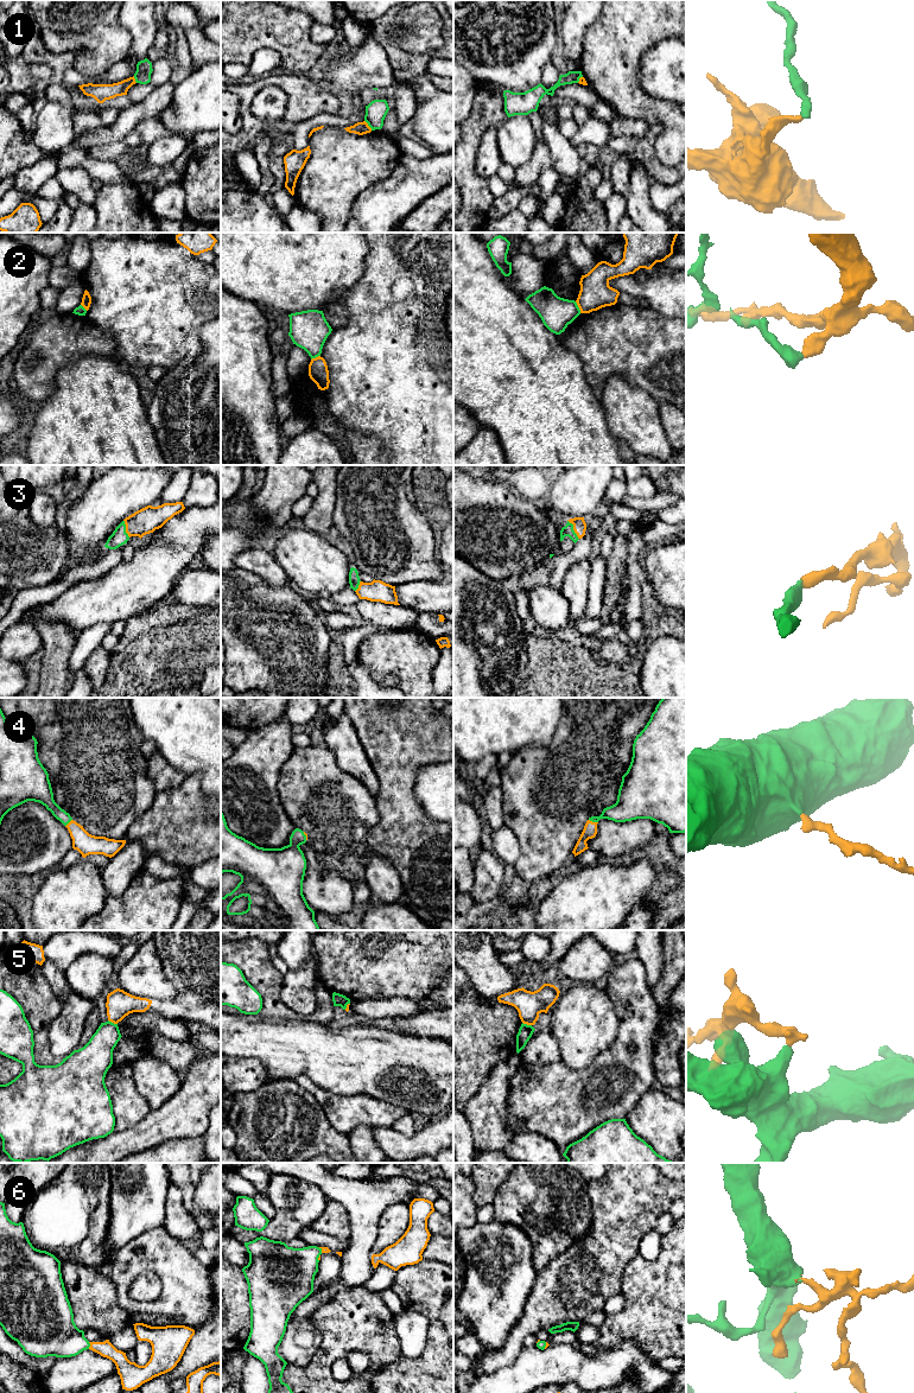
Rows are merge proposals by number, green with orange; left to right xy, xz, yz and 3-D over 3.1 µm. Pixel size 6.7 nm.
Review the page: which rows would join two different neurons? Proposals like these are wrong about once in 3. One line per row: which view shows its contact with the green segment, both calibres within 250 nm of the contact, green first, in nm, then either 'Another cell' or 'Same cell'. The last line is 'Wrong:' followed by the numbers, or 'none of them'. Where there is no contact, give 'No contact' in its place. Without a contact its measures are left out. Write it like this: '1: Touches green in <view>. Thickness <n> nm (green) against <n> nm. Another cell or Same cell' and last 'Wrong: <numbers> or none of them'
1: Touches green in xz. Thickness 140 nm (green) against 90 nm. Another cell
2: Touches green in yz. Thickness 220 nm (green) against 220 nm. Another cell
3: Touches green in yz. Thickness 80 nm (green) against 90 nm. Same cell
4: Touches green in yz. Thickness 170 nm (green) against 100 nm. Same cell
5: Touches green in xy. Thickness 220 nm (green) against 180 nm. Another cell
6: Touches green in xy. Thickness 300 nm (green) against 110 nm. Same cell
Wrong: 1, 2, 5

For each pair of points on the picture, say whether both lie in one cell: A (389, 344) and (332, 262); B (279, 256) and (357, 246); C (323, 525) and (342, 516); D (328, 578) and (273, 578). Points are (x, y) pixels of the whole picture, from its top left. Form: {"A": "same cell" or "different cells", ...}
{"A": "different cells", "B": "same cell", "C": "different cells", "D": "different cells"}

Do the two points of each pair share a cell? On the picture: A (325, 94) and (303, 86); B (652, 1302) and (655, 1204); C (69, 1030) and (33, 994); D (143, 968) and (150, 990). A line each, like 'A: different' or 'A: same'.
A: same
B: different
C: different
D: same

